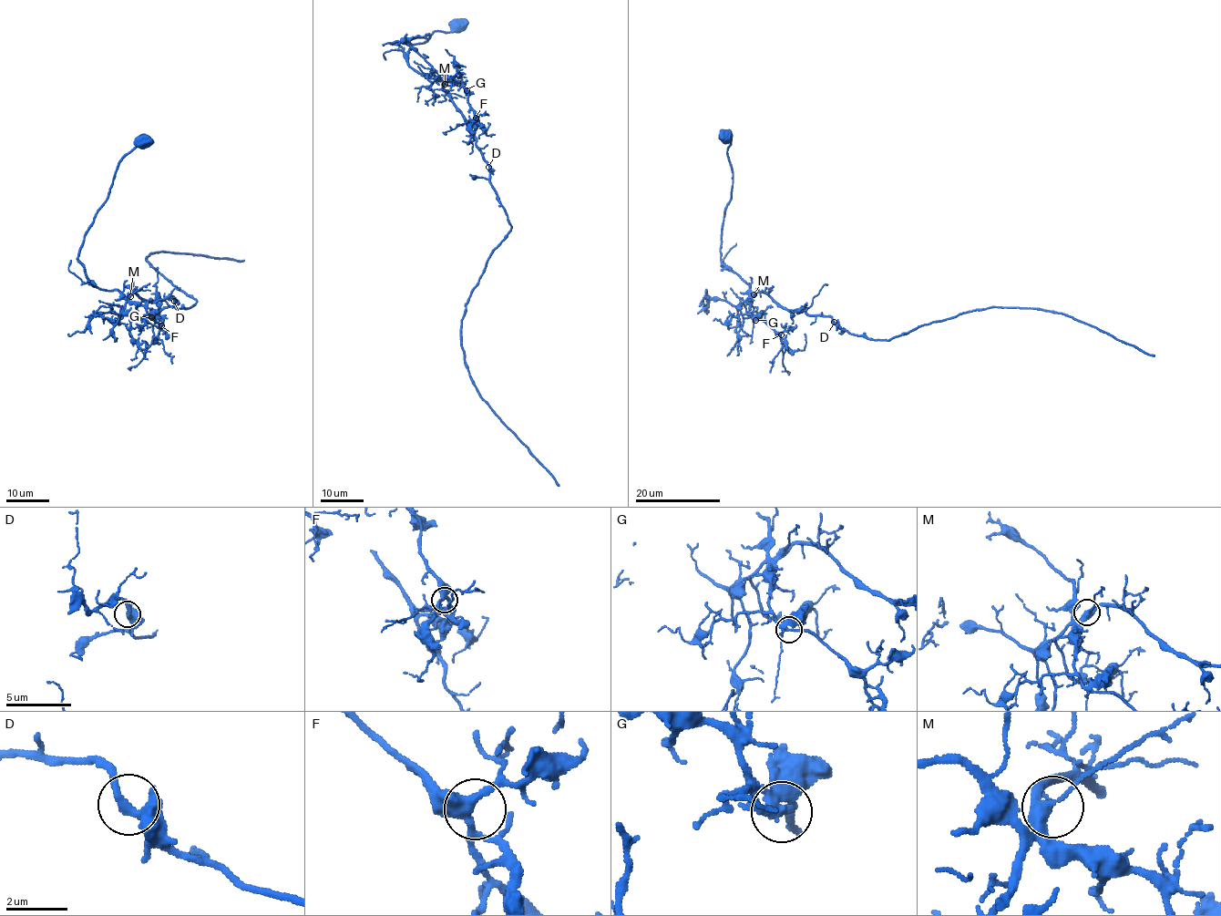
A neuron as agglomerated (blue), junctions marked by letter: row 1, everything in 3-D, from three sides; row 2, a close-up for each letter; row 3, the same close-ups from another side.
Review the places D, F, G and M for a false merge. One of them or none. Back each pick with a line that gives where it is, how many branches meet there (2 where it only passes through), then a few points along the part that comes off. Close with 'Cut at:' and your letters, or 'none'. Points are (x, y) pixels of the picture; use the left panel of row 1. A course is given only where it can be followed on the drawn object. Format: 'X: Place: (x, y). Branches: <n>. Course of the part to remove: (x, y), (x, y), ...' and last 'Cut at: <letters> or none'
Cut at: none

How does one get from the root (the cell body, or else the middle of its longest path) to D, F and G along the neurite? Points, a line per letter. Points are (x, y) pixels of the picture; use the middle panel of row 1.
D: (492, 185), (488, 167)
F: (492, 185), (489, 166), (476, 145), (476, 138), (465, 118), (443, 84), (461, 82), (476, 118)
G: (492, 185), (489, 166), (476, 145), (476, 138), (465, 118), (443, 84), (460, 82), (466, 90)

